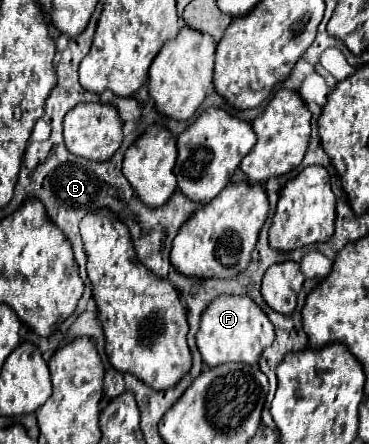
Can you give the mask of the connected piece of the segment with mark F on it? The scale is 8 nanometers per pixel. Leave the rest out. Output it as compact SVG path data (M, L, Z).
M222 295L214 299L206 311L202 313L200 329L196 333L196 343L202 353L202 361L208 367L216 367L222 363L258 363L262 351L270 347L274 341L274 325L266 317L266 313L246 295Z

